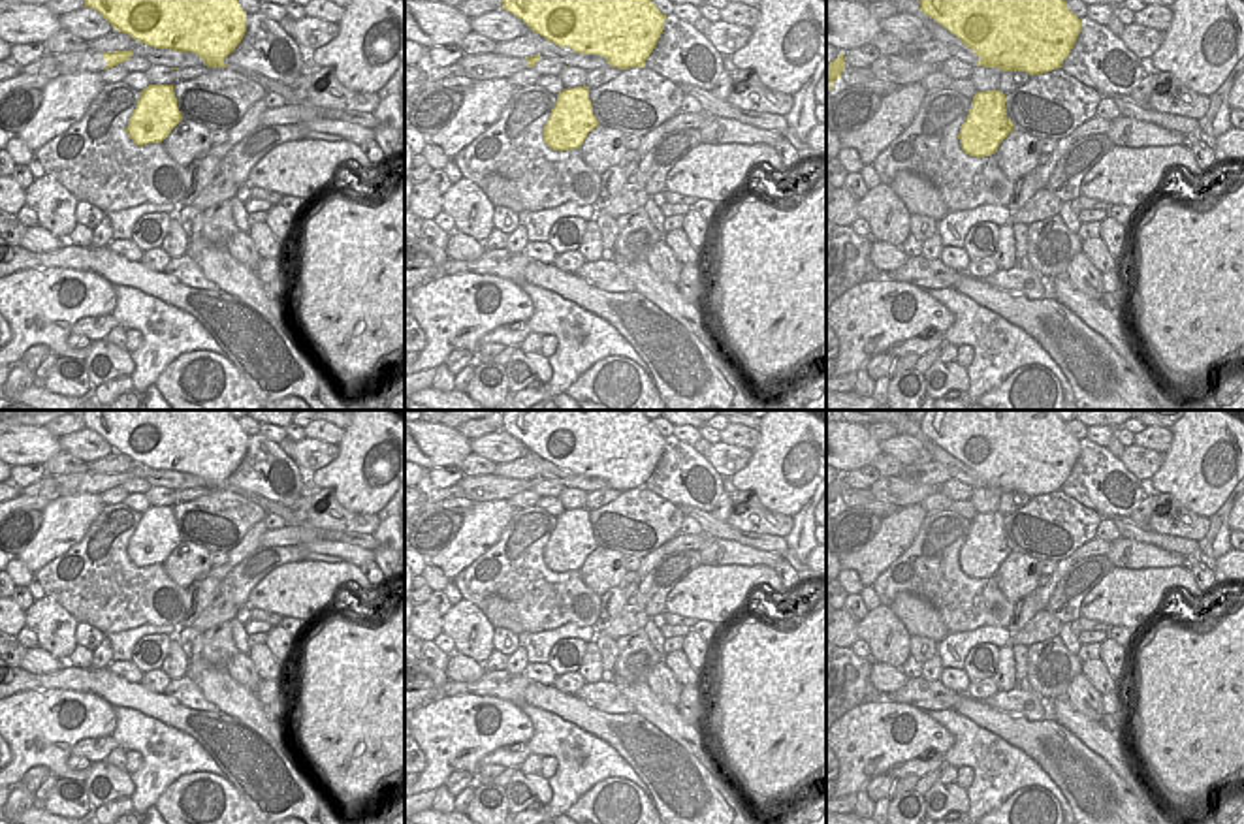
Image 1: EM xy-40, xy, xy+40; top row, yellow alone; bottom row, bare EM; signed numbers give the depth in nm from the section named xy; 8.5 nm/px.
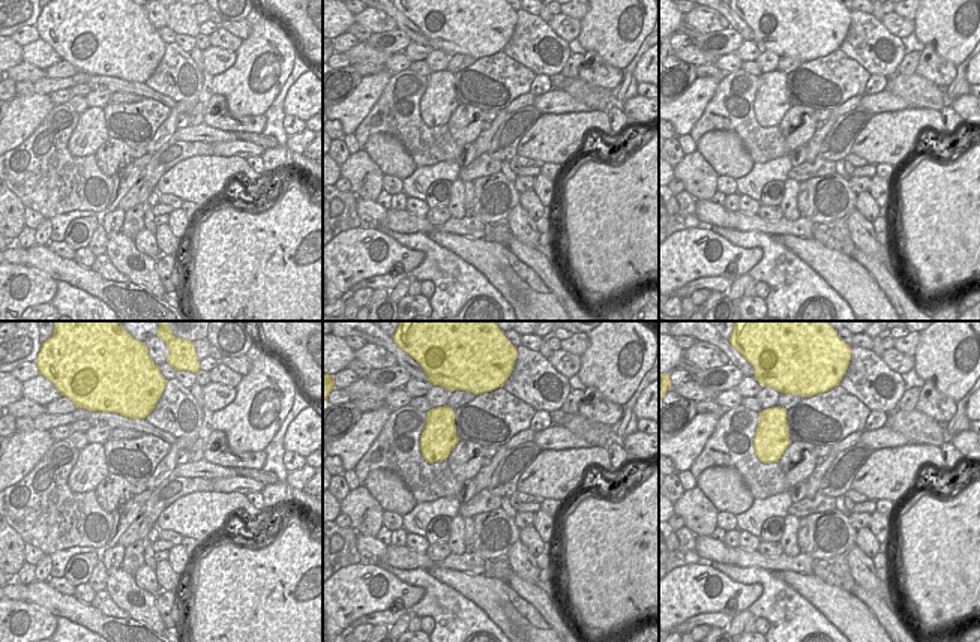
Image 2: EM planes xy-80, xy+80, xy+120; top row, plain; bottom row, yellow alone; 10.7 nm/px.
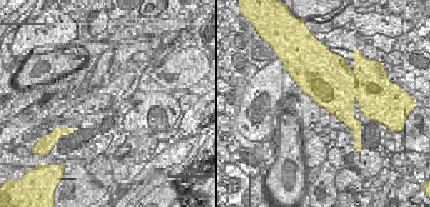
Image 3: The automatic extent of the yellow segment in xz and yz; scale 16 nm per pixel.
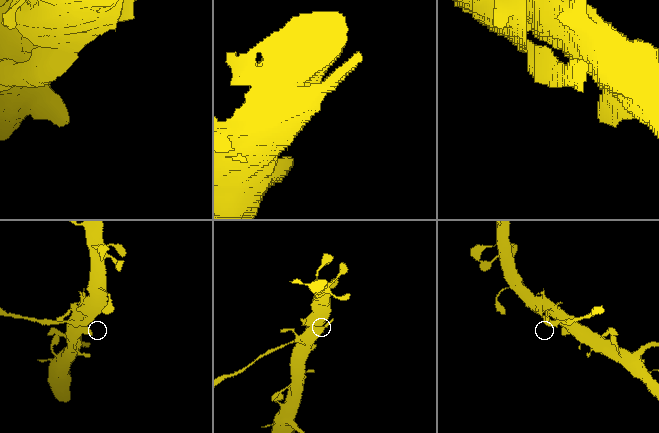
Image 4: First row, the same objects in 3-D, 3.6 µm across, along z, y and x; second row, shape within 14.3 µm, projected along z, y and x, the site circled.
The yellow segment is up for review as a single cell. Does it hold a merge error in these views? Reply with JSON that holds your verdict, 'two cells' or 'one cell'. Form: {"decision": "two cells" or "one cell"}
{"decision": "two cells"}

